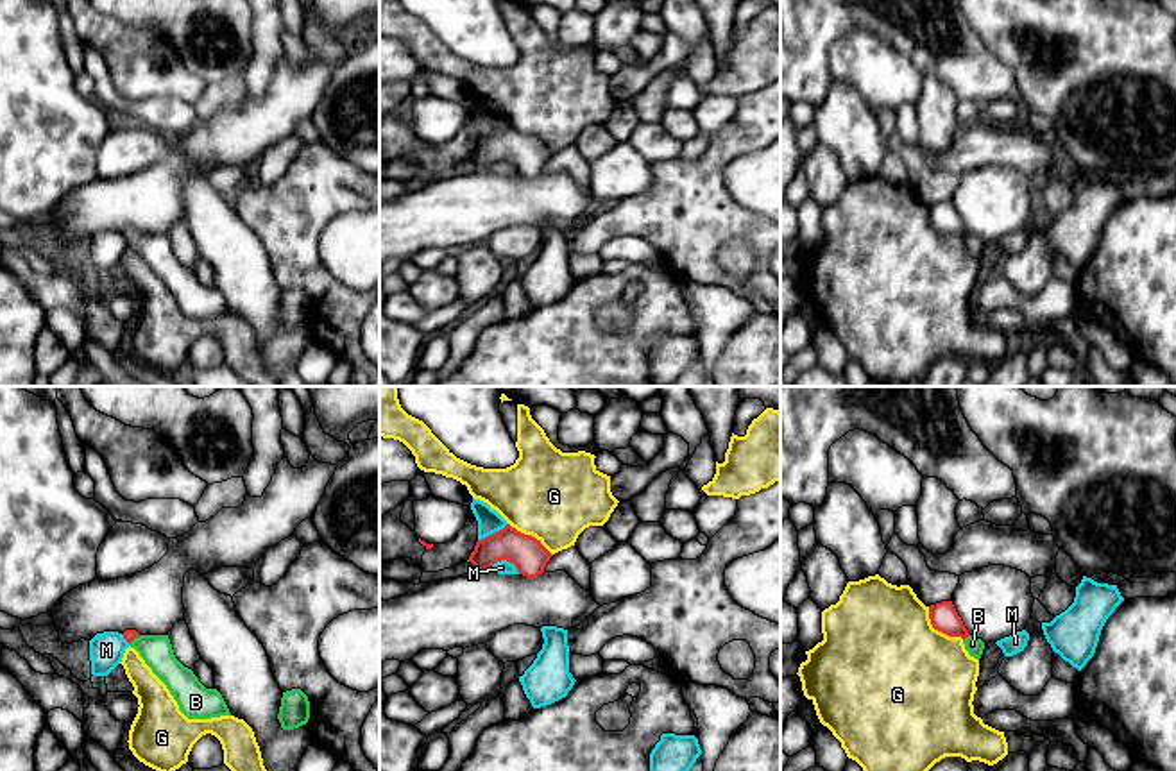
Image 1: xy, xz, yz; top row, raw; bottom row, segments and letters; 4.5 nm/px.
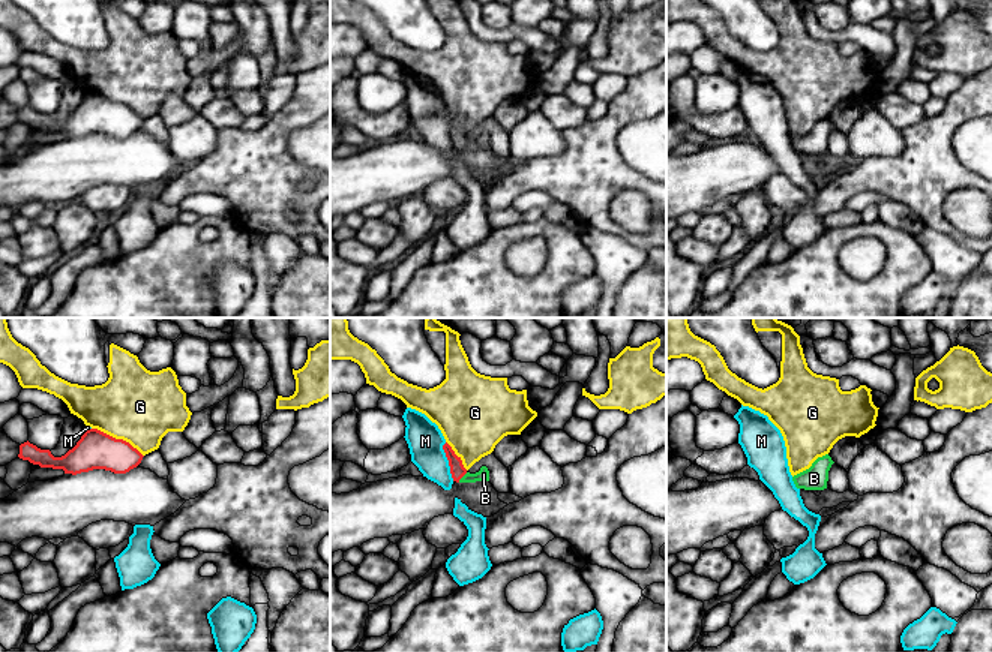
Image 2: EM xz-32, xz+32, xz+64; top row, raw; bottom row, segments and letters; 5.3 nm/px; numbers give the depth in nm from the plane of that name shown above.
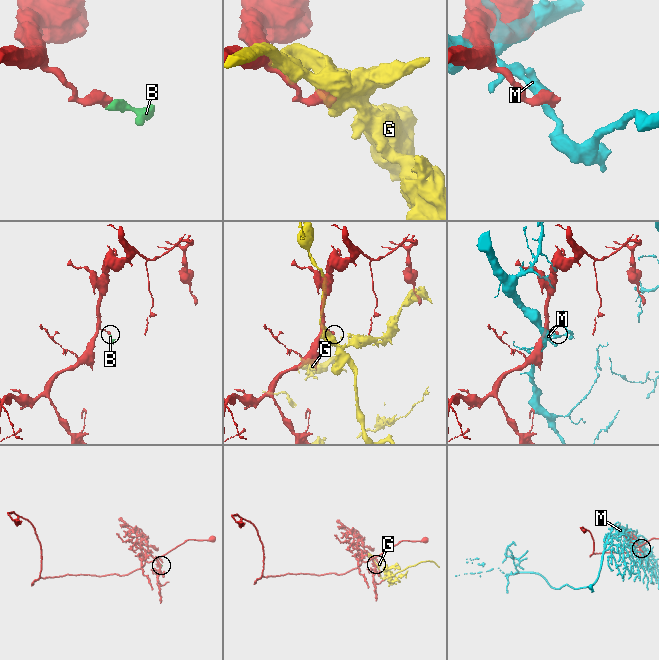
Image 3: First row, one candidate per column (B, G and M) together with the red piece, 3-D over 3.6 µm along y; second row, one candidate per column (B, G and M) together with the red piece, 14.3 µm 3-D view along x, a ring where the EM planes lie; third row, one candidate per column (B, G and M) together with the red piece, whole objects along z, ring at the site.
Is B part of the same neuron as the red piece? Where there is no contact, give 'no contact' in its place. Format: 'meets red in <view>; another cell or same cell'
meets red in yz; same cell

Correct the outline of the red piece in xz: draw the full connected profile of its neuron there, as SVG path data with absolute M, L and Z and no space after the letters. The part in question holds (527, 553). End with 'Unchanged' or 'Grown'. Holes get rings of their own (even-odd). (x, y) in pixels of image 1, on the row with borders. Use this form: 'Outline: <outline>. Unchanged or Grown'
Outline: M507 524L503 530L476 542L469 560L478 571L489 571L496 562L507 560L526 578L544 572L553 555L532 535Z. Unchanged

